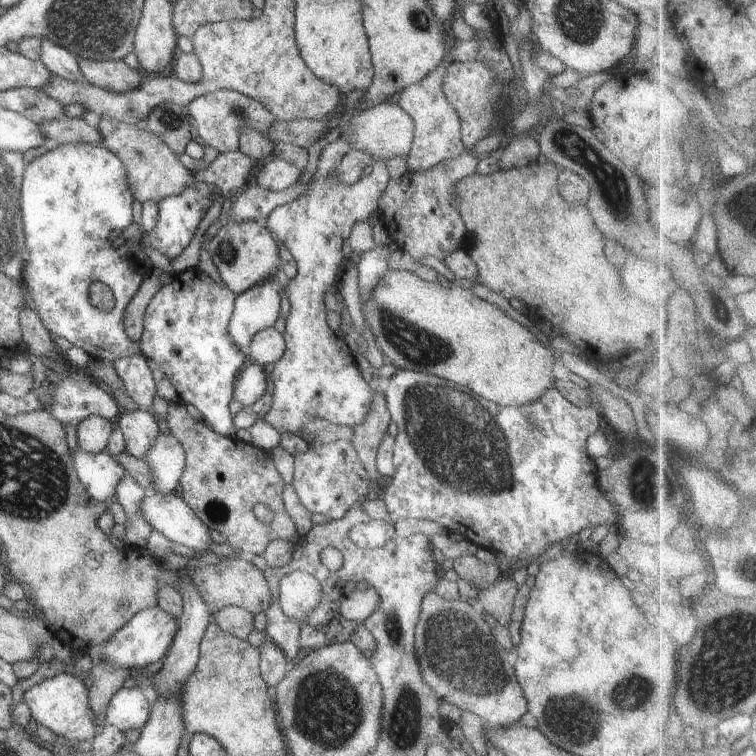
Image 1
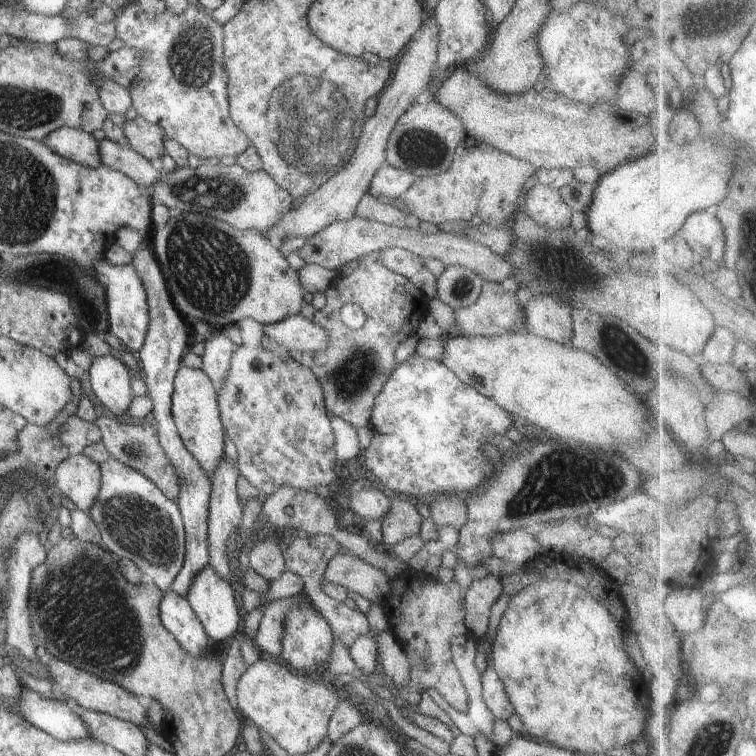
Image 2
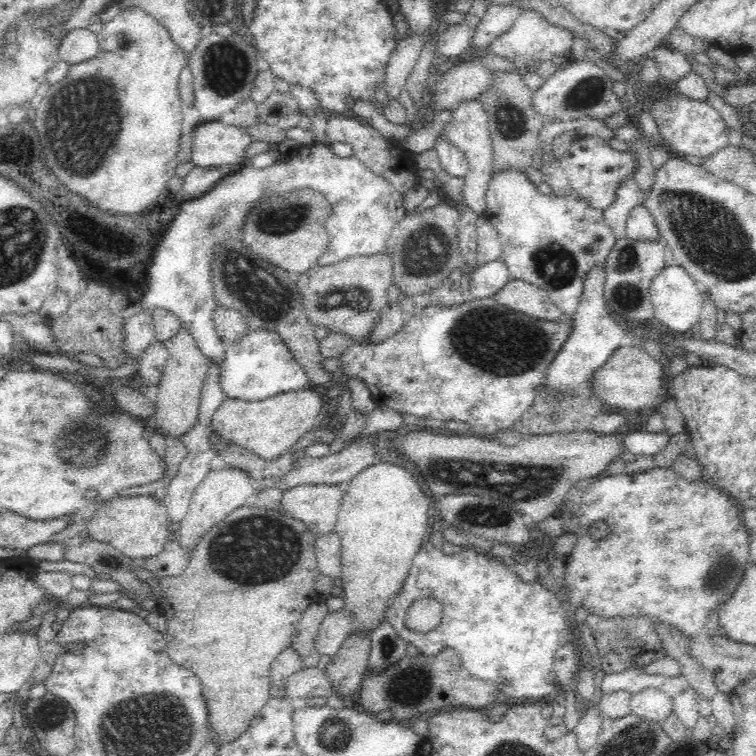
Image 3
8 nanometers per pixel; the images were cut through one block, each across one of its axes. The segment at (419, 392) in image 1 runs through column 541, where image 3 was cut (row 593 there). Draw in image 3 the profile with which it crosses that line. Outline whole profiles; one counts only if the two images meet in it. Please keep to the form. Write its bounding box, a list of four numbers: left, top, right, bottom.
[385,540,570,700]

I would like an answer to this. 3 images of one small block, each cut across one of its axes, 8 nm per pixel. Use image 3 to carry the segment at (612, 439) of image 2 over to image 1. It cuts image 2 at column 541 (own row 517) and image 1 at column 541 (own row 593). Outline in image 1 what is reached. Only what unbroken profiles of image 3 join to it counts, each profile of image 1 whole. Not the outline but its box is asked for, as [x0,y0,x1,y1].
[362,270,556,407]

